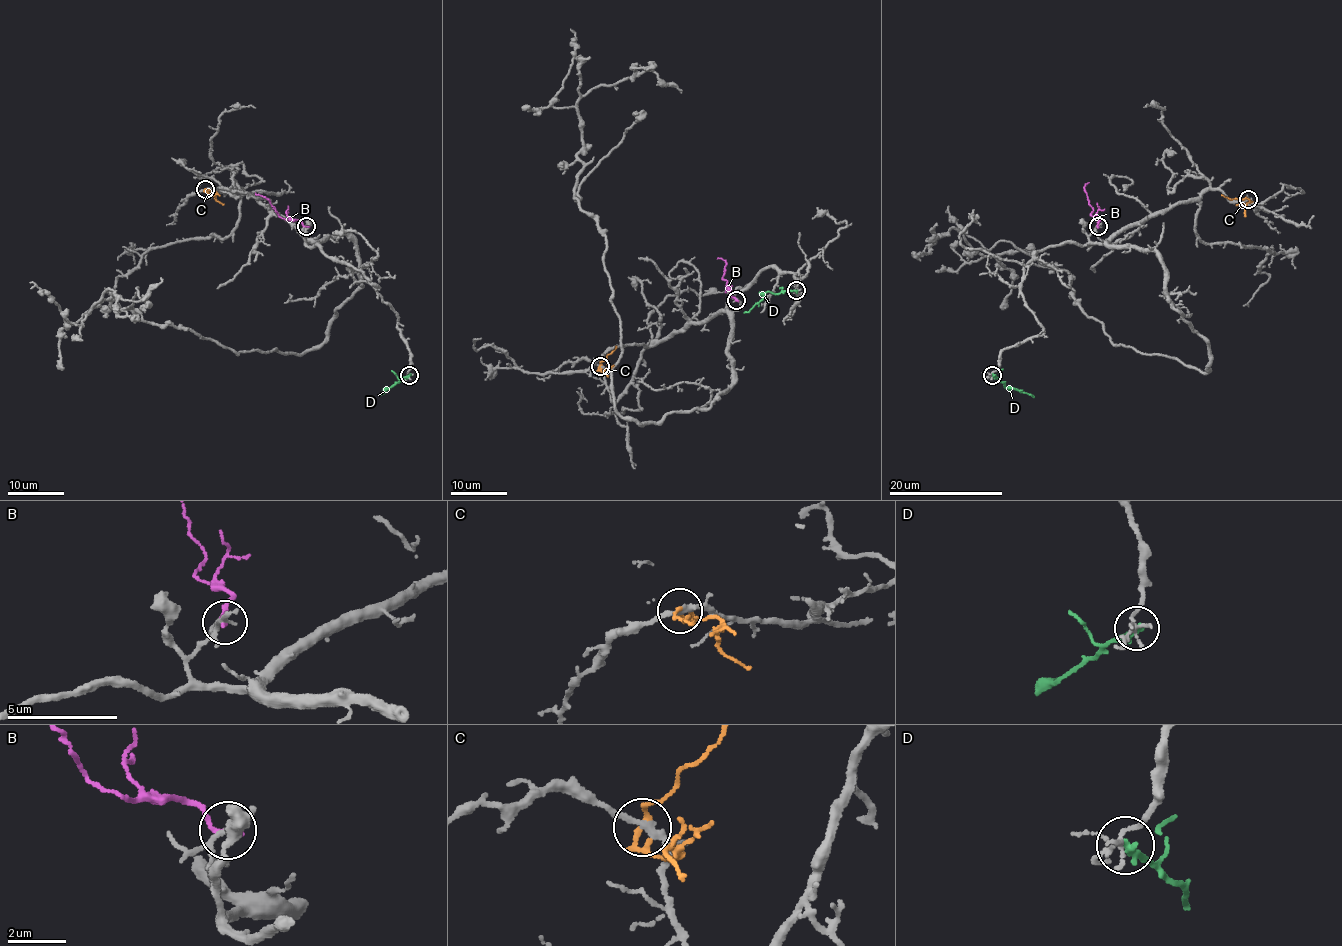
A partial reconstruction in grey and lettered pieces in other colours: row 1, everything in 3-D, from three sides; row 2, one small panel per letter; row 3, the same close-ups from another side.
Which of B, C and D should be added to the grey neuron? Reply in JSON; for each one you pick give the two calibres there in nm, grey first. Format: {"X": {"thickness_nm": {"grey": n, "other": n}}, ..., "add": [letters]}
{"add": []}

